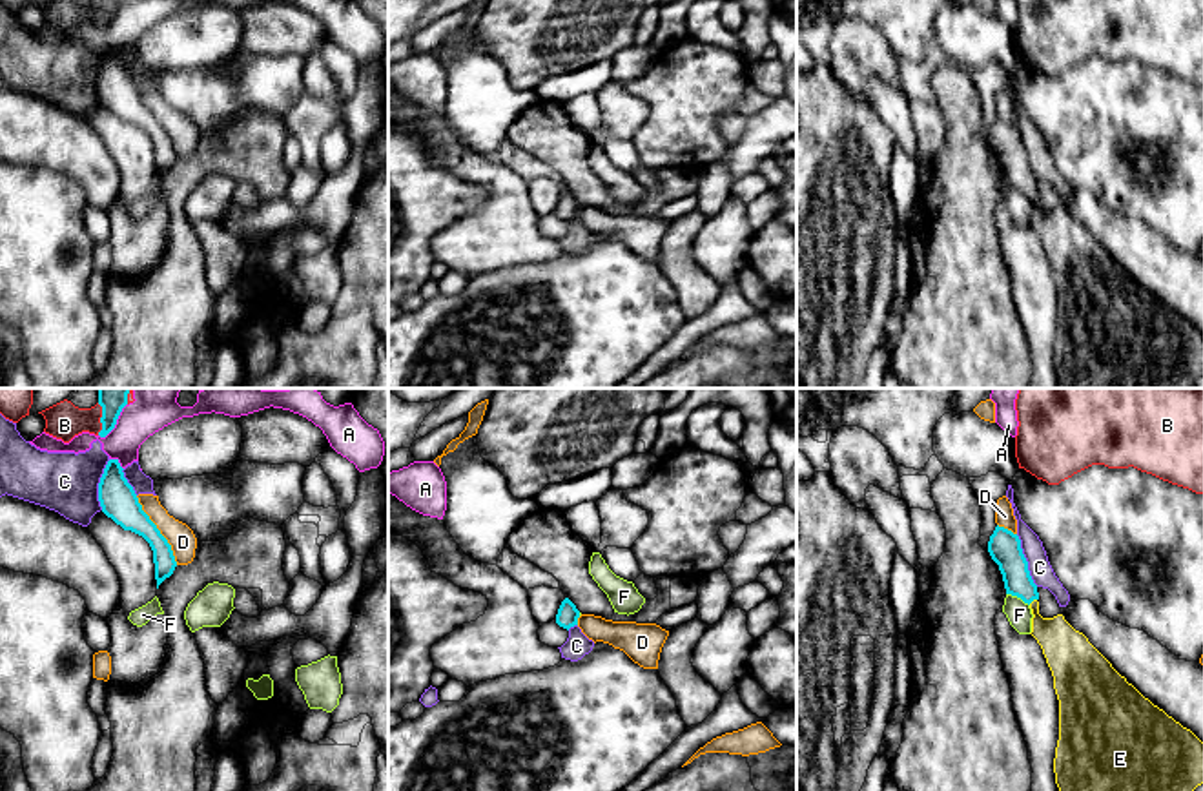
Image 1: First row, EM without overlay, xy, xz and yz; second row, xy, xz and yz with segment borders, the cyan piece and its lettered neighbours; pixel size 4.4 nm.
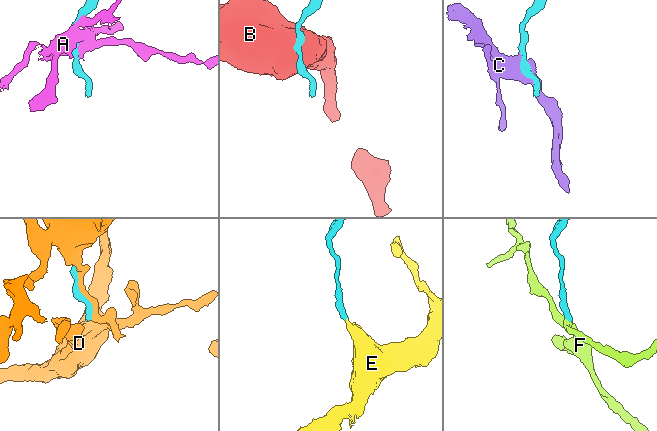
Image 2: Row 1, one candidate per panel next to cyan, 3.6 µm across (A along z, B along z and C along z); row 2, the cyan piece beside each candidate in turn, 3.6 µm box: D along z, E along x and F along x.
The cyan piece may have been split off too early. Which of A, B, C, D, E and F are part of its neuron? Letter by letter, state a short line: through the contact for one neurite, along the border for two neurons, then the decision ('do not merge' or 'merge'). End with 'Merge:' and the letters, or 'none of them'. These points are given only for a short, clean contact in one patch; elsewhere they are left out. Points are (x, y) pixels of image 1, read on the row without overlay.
A: do not merge
B: xy (102, 0), (101, 22), (97, 26) | do not merge
C: do not merge
D: do not merge
E: yz (1005, 143), (1017, 174), (1032, 192), (1038, 214), (1063, 239) | merge
F: yz (1007, 184), (1028, 197) | do not merge
Merge: E

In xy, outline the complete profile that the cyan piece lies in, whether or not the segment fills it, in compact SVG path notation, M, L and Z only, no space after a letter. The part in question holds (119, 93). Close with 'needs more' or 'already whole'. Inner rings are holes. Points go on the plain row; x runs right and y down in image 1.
M118 51L108 53L98 75L98 93L108 109L111 109L124 122L142 128L149 135L159 180L159 177L173 166L177 153L171 137L142 102L142 97L139 95L139 89L122 62L124 60Z; already whole

